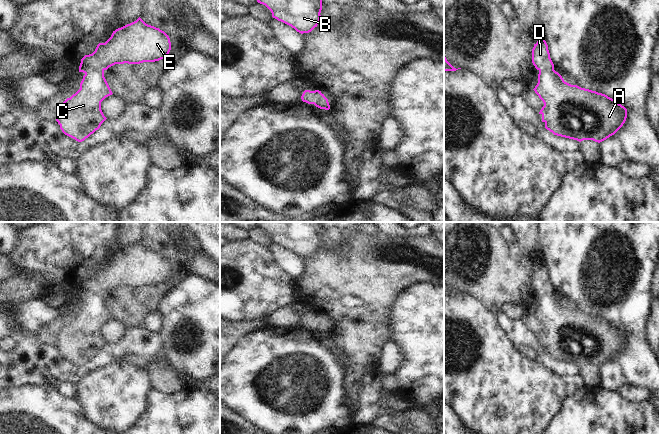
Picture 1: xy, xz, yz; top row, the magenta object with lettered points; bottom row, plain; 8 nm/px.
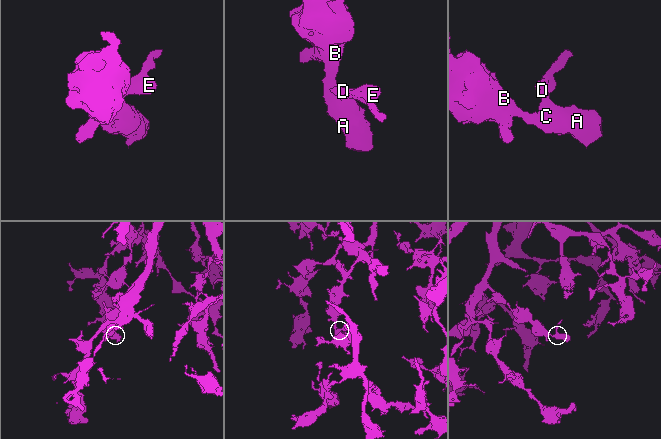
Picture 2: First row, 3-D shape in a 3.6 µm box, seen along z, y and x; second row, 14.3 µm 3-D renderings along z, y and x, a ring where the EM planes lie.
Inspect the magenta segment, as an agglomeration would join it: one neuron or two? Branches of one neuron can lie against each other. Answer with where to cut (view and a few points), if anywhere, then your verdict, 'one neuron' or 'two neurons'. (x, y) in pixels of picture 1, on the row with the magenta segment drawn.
no cut; one neuron

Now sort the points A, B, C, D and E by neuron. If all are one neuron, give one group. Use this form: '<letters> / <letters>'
A B C D E

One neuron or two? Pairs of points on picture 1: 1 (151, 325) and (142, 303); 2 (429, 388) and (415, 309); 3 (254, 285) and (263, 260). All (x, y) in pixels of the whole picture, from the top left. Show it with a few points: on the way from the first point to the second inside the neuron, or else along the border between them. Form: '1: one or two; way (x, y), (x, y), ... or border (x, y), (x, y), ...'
1: two; border (157, 309), (150, 312), (142, 324)
2: one; way (429, 368), (429, 329)
3: one; way (254, 279), (254, 269), (257, 266)

